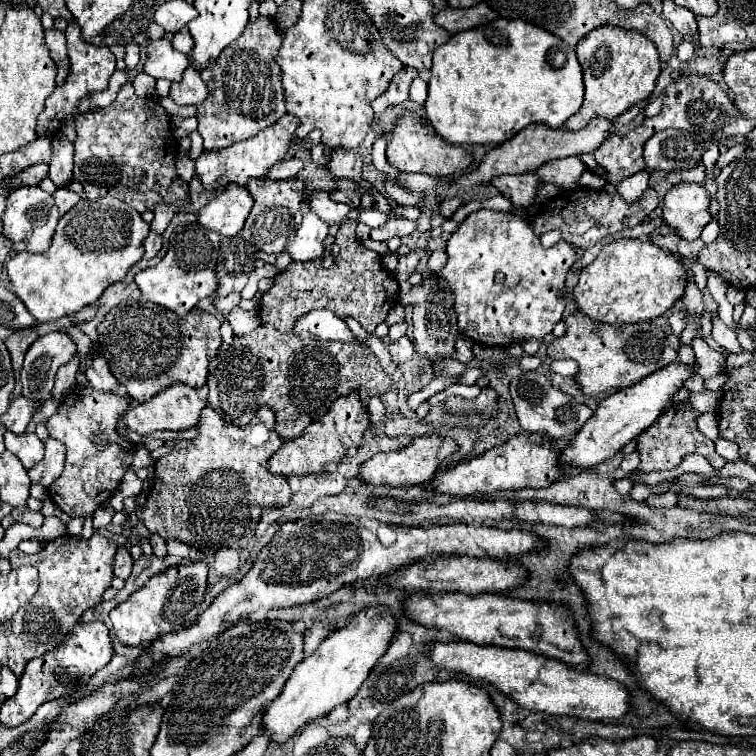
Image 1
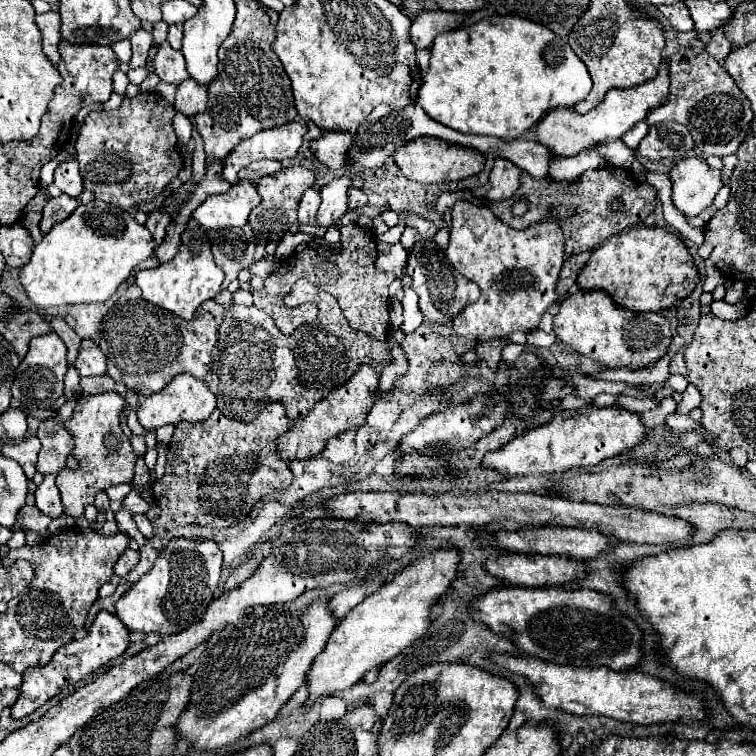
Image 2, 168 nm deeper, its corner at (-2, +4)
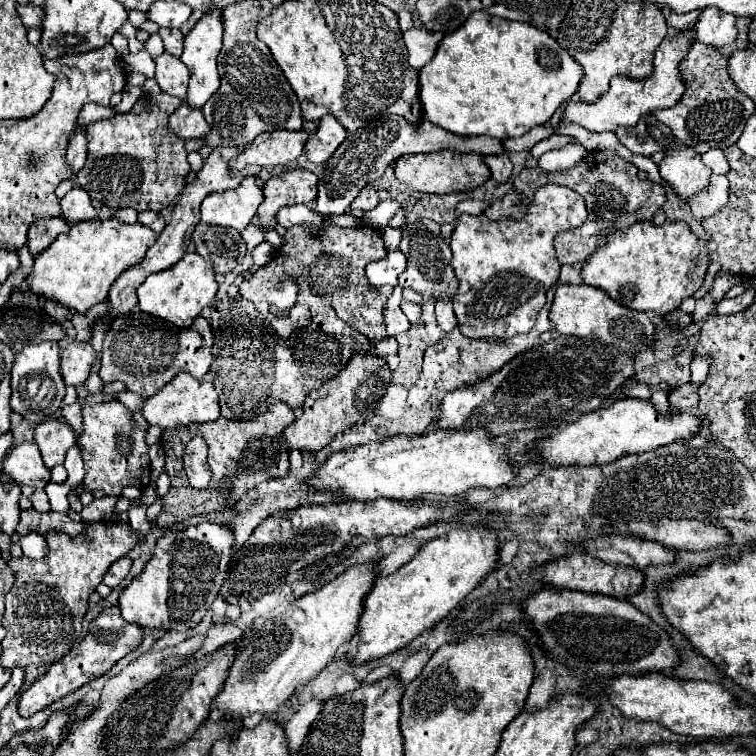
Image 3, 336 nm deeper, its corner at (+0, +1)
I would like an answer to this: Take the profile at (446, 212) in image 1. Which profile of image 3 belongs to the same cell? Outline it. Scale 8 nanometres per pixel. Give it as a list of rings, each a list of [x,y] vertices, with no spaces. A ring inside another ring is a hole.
[[[507,155],[505,157],[485,157],[485,163],[491,169],[491,179],[497,185],[507,183],[507,179],[511,177],[511,171],[513,171],[513,165]]]

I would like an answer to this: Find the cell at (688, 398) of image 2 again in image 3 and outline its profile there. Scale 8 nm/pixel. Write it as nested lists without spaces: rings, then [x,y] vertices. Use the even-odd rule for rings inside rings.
[[[705,359],[691,361],[691,383],[703,385],[705,377],[707,377],[707,371],[709,371],[707,367],[709,367],[709,361],[705,361]]]

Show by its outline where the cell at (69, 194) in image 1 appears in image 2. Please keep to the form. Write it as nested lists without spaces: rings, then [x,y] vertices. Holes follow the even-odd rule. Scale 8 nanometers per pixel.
[[[61,194],[59,198],[51,198],[51,202],[47,202],[47,206],[43,208],[43,218],[39,224],[41,232],[47,234],[55,222],[69,218],[77,206],[79,202],[75,198],[67,198],[65,194]]]

